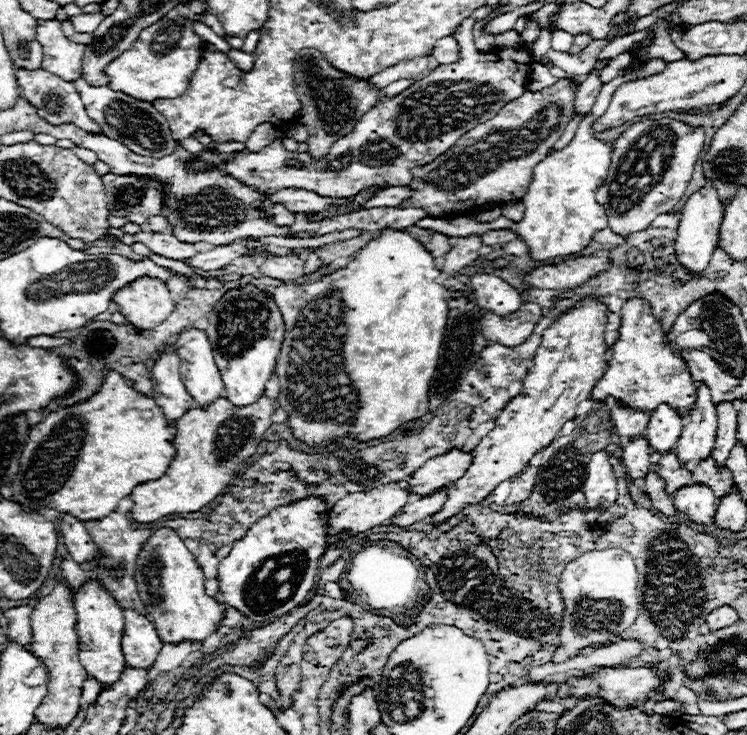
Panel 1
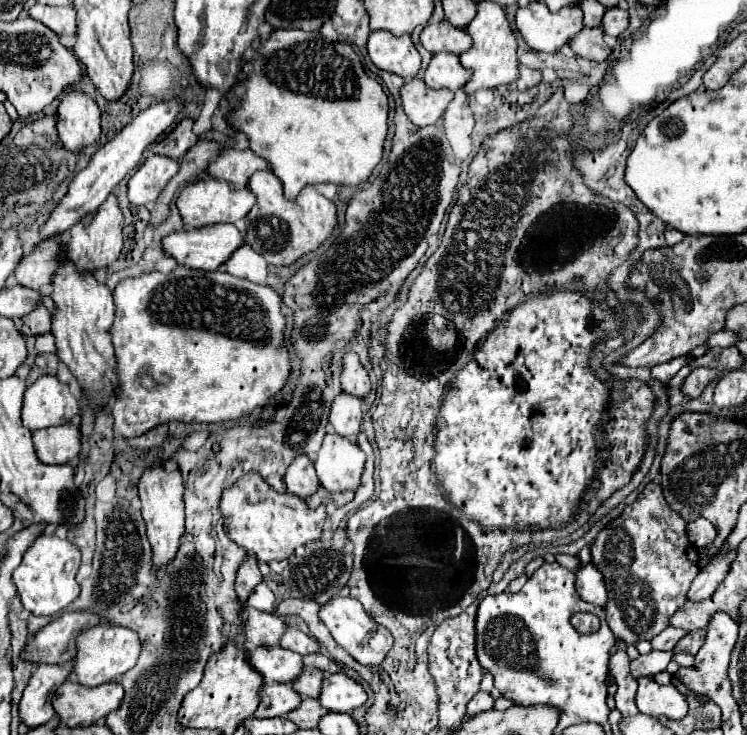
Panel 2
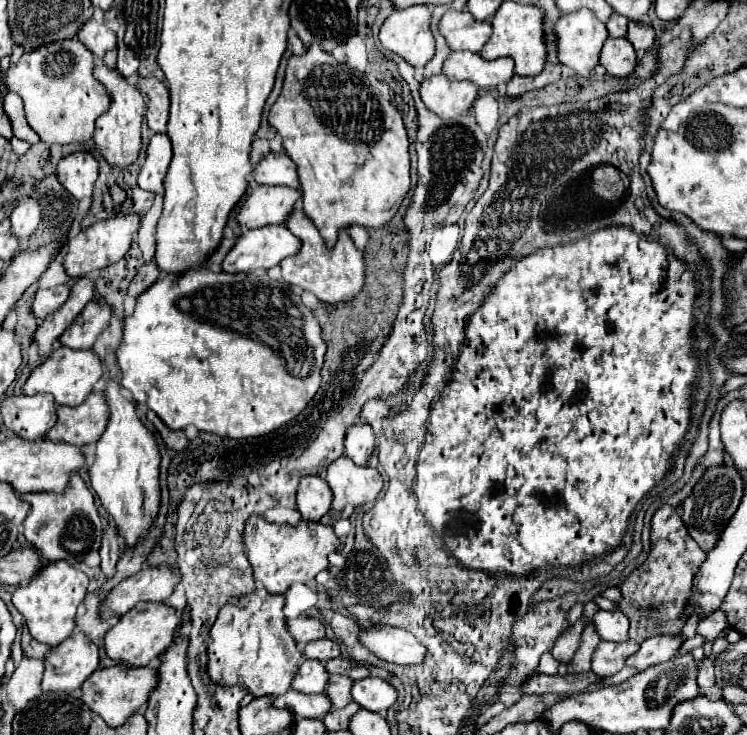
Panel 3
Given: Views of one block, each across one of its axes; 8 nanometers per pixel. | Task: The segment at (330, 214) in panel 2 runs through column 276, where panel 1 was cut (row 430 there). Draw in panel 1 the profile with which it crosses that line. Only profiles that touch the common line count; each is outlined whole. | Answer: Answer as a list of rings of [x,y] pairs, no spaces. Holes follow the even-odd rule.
[[[262,394],[250,406],[234,406],[228,398],[220,396],[210,406],[190,408],[176,424],[176,448],[178,456],[172,460],[166,474],[158,480],[138,484],[132,492],[132,518],[142,524],[150,524],[168,514],[198,512],[202,506],[212,502],[230,480],[238,474],[236,468],[256,452],[262,434],[272,424],[274,400]]]

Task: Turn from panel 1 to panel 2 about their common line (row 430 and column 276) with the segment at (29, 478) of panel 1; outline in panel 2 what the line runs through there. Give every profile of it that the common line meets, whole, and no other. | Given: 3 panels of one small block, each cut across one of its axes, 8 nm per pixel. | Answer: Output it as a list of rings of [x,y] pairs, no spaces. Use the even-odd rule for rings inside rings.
[[[274,30],[258,52],[260,56],[252,60],[252,70],[246,76],[246,90],[240,96],[240,104],[226,114],[226,120],[230,128],[248,136],[252,152],[266,158],[272,172],[284,184],[284,196],[294,200],[310,182],[332,182],[340,186],[366,182],[382,158],[388,132],[388,96],[364,72],[354,48],[348,42],[326,42],[318,32]]]

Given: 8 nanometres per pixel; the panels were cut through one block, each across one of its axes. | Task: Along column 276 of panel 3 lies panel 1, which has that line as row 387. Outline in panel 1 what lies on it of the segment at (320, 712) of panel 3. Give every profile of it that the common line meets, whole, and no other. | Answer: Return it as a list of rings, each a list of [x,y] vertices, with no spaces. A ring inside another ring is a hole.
[[[696,384],[696,402],[694,410],[688,414],[686,428],[682,430],[682,436],[678,440],[676,452],[682,460],[682,464],[704,460],[714,450],[716,440],[716,404],[710,398],[710,390],[706,384]]]

